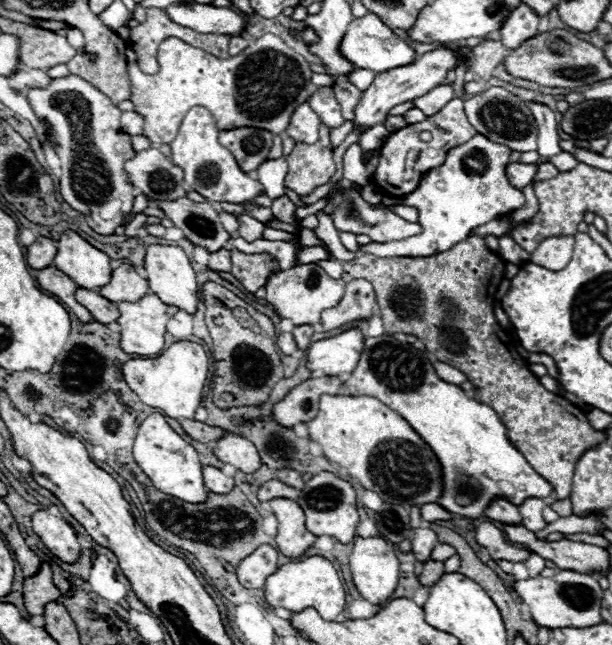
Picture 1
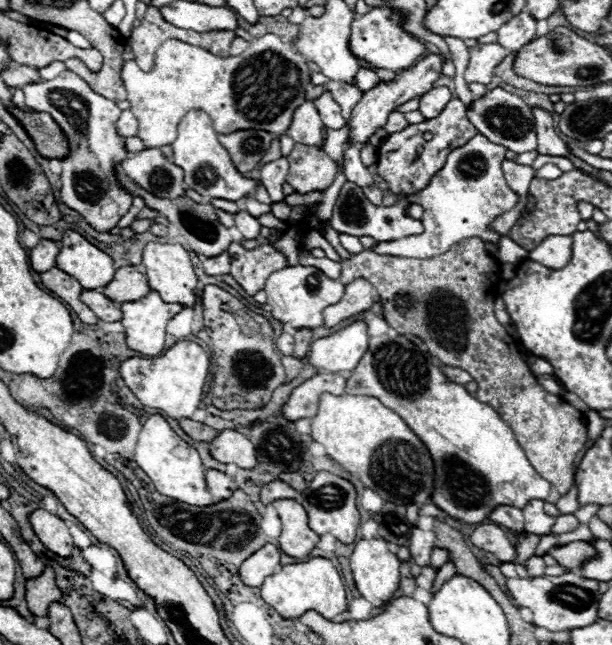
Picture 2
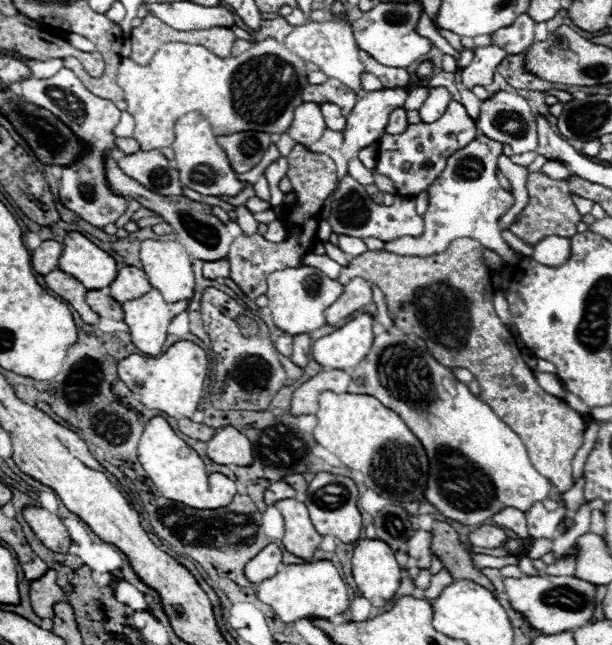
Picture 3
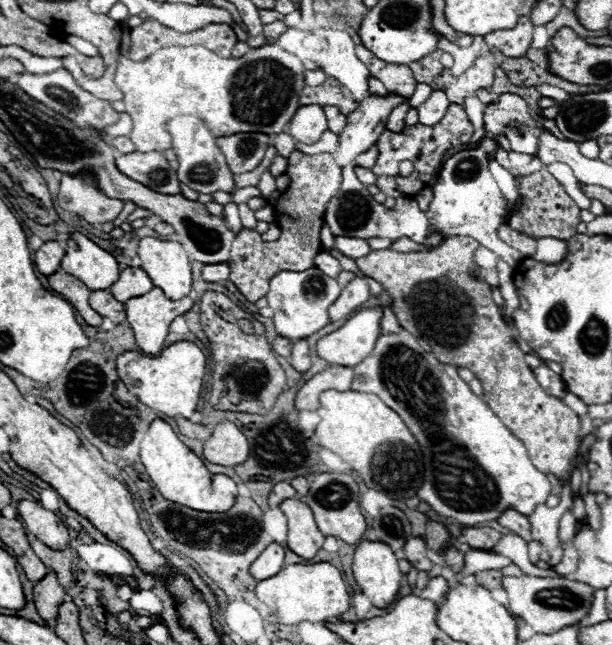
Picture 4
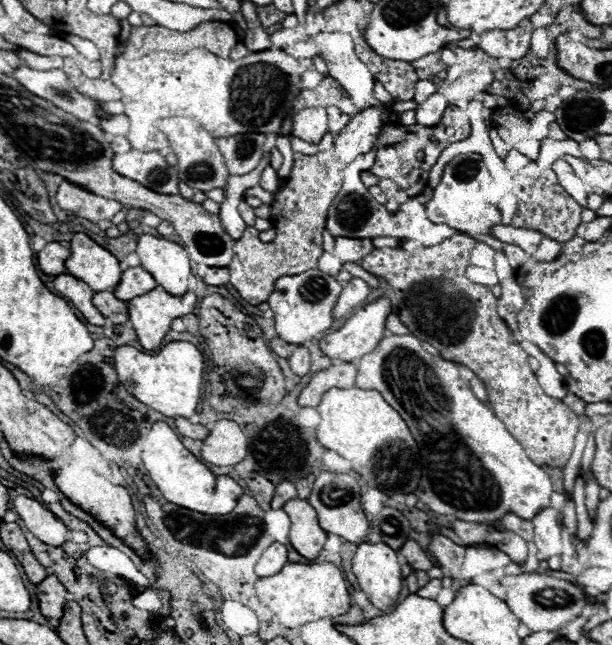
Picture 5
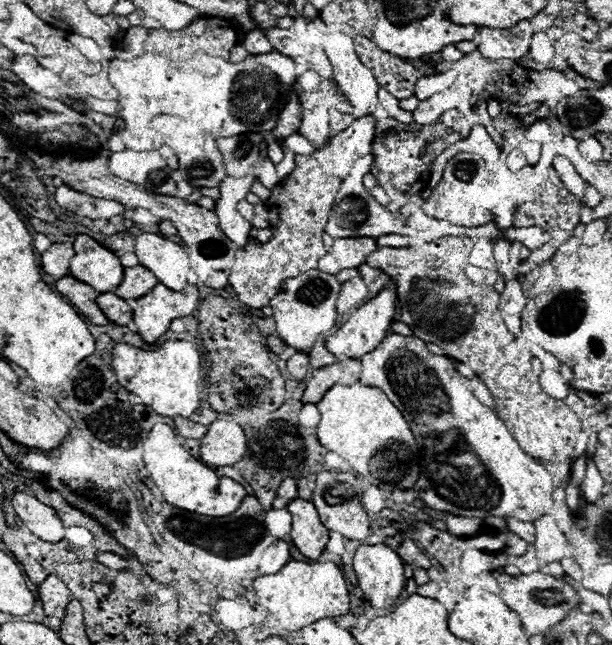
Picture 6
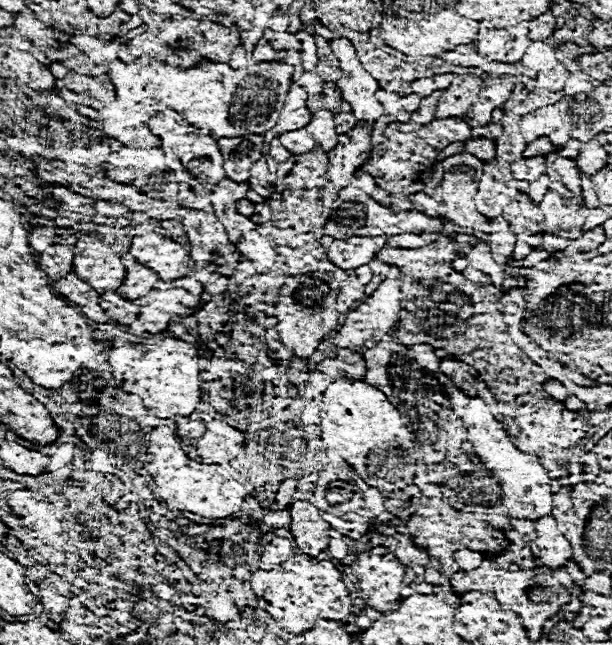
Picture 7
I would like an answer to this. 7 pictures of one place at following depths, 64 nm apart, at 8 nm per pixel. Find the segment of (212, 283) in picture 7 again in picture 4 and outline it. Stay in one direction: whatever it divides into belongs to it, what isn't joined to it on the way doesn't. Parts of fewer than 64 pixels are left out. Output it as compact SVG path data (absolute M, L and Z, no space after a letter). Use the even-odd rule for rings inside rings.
M206 264L202 270L202 278L206 282L228 280L228 264Z

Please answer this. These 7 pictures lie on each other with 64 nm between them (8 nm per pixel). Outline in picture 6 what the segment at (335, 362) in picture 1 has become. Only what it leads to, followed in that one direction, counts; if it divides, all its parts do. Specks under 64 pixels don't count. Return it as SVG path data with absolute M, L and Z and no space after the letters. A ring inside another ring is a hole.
M380 292L374 300L362 304L356 312L352 312L348 316L346 324L324 340L324 346L336 360L344 358L344 356L352 356L352 360L360 360L366 352L372 352L372 348L376 348L376 344L380 344L380 340L386 338L392 318L394 318L394 294Z

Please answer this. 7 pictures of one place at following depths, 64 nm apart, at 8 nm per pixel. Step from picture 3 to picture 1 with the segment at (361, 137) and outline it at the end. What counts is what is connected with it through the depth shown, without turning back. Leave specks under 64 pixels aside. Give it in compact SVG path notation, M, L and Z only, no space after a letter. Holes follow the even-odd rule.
M460 44L458 50L450 50L450 48L436 48L432 52L426 52L422 54L420 58L416 58L412 64L406 64L404 68L392 68L388 72L380 72L374 76L374 82L370 84L368 90L362 92L362 98L354 110L354 124L356 128L364 128L368 130L370 126L376 126L376 124L384 124L386 120L386 114L390 108L402 104L402 102L408 102L416 96L422 96L424 92L430 92L432 88L440 86L444 80L446 80L446 72L448 70L454 70L458 66L458 60L464 60L466 66L470 68L472 66L472 48Z

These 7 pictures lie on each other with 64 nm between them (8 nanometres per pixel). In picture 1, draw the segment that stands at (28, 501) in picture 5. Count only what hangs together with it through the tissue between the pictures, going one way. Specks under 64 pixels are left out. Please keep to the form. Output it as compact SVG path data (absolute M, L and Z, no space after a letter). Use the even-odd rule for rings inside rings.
M38 510L32 516L32 528L44 542L44 546L66 564L74 564L80 558L80 544L74 528L62 518L50 516L46 510Z

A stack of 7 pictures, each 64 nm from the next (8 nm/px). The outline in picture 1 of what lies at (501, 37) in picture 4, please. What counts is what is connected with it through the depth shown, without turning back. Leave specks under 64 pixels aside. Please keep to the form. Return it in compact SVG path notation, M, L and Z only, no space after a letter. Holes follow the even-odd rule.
M522 2L518 8L514 8L512 16L508 16L508 20L500 28L502 44L510 50L518 48L524 40L538 34L538 22L540 16L528 4Z

